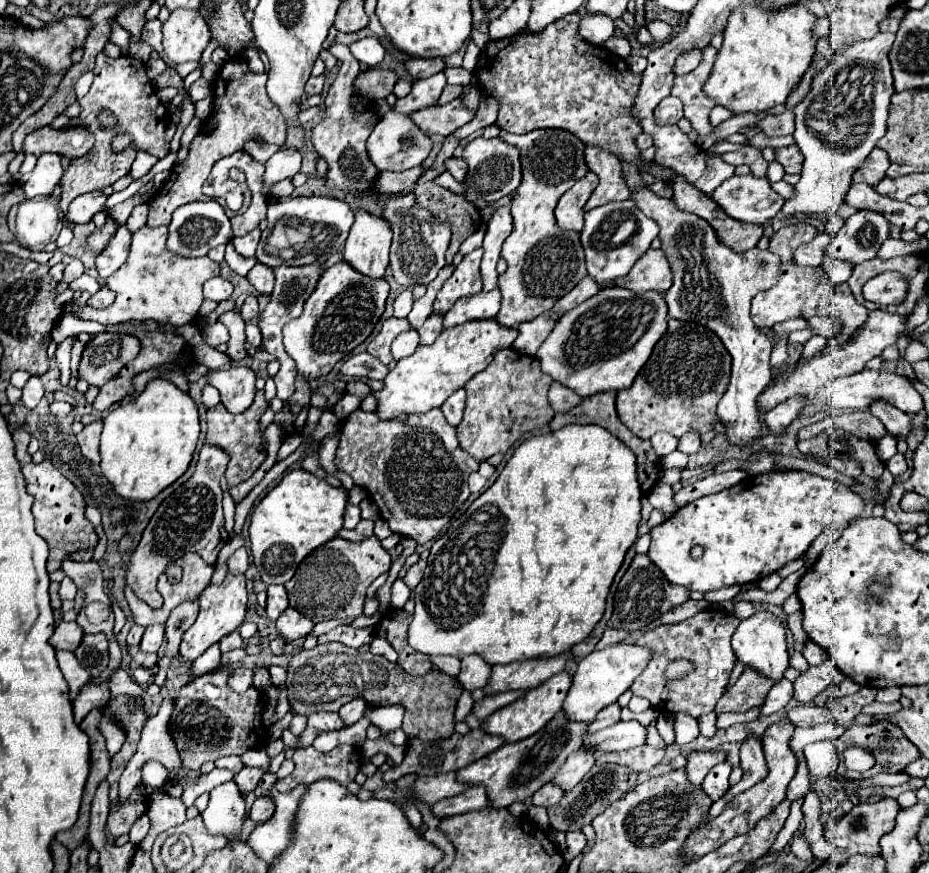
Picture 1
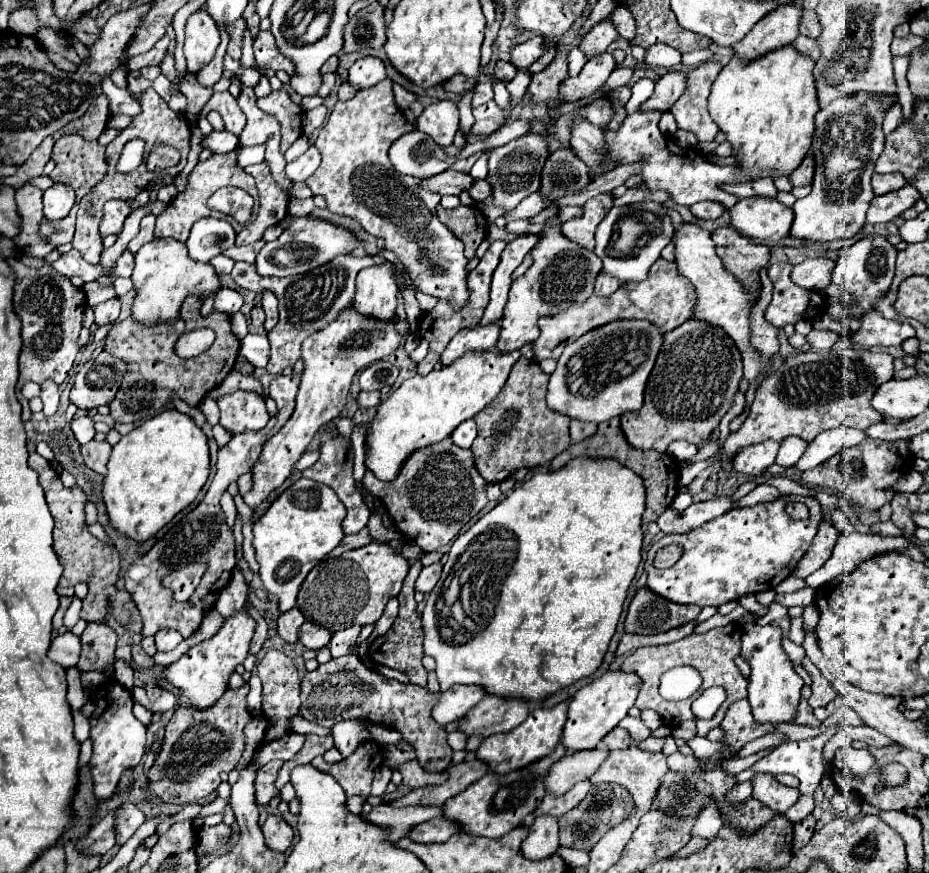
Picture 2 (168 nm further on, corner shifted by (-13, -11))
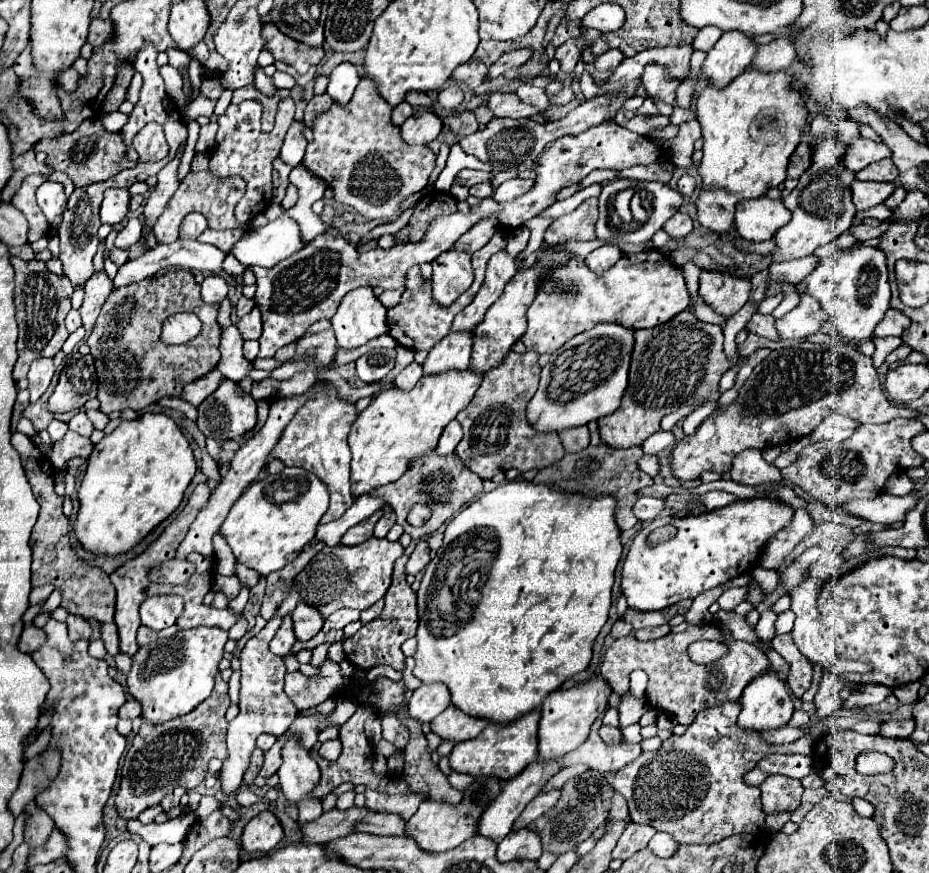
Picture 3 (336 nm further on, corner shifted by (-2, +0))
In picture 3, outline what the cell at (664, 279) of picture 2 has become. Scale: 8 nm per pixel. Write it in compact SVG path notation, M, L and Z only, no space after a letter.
M649 249L649 251L641 251L641 253L633 253L633 255L631 253L623 255L611 269L607 269L601 275L593 273L585 265L583 257L571 255L565 265L553 267L539 281L537 295L527 311L529 327L527 327L527 333L521 337L521 341L531 351L553 353L561 345L565 345L571 337L593 329L597 323L619 323L619 325L633 329L633 331L635 329L651 329L661 323L667 323L669 319L673 319L675 315L685 311L687 305L689 305L689 293L687 293L687 287L685 287L681 273L675 269L671 259L657 249Z

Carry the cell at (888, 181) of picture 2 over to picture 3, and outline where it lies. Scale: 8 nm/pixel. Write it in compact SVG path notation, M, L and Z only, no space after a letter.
M881 159L881 161L857 171L857 175L855 175L855 179L859 179L859 181L891 181L891 183L895 183L897 177L899 177L899 171L891 159Z

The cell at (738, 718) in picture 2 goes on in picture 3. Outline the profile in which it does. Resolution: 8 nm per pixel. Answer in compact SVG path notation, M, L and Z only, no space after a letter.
M725 703L723 707L711 707L709 711L701 711L697 719L687 727L687 731L677 737L671 735L663 741L659 751L643 753L633 763L625 765L615 773L605 773L611 787L619 791L629 805L629 819L633 823L651 825L655 831L663 831L673 835L677 843L719 843L725 837L739 833L759 833L765 829L765 813L761 809L761 789L751 787L743 781L743 775L757 767L757 763L769 753L813 753L813 737L801 737L787 745L771 745L761 735L753 735L753 731L741 731L737 725L739 703Z

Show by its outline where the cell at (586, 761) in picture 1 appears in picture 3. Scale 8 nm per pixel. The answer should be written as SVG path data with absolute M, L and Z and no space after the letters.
M549 791L549 793L539 793L525 809L523 809L523 813L517 817L517 821L513 823L513 831L519 831L519 829L523 829L523 827L527 827L531 821L535 821L539 815L543 815L545 811L549 811L555 803L557 803L557 799L559 799L559 793L561 791Z

